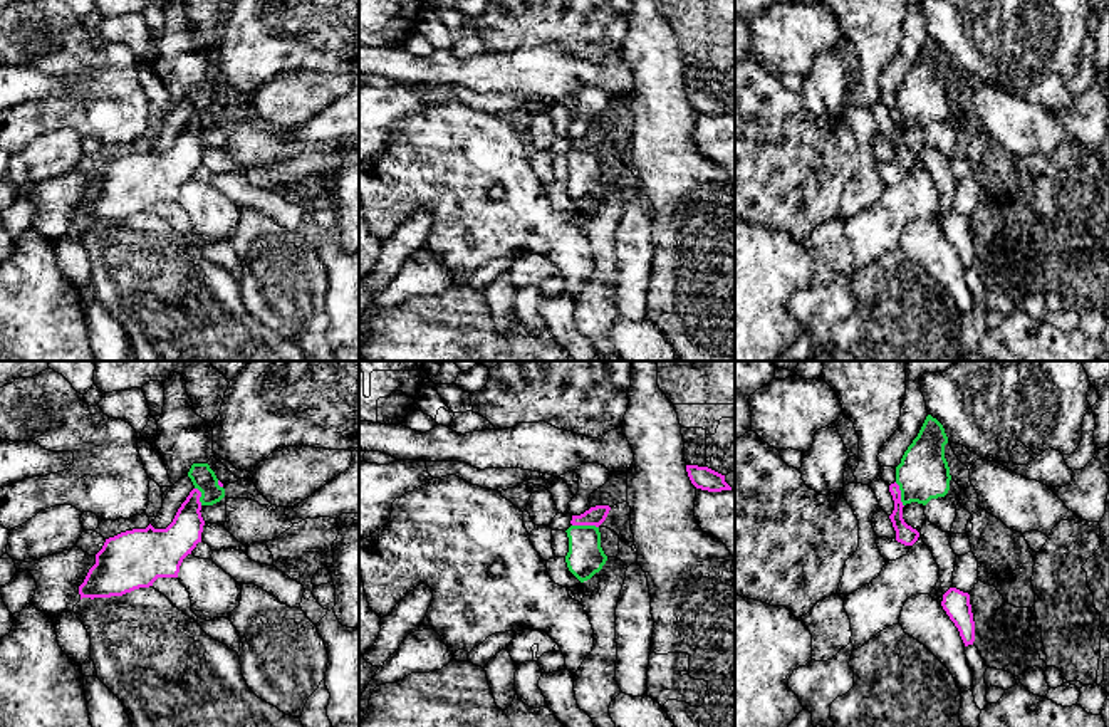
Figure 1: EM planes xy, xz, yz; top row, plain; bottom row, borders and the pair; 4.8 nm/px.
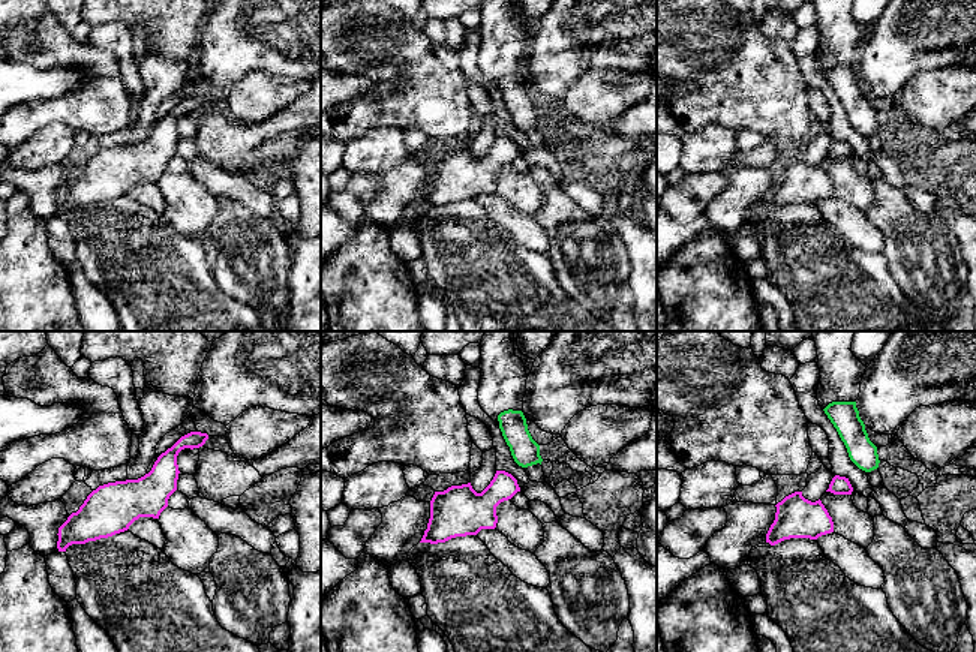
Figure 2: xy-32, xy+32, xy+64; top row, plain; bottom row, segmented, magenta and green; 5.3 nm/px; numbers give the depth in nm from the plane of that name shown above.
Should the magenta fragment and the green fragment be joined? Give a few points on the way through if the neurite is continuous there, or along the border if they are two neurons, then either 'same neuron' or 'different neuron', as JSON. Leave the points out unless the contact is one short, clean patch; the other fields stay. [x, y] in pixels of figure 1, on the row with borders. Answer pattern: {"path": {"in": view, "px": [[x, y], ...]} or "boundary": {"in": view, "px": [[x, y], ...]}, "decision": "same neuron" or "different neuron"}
{"decision": "different neuron"}

